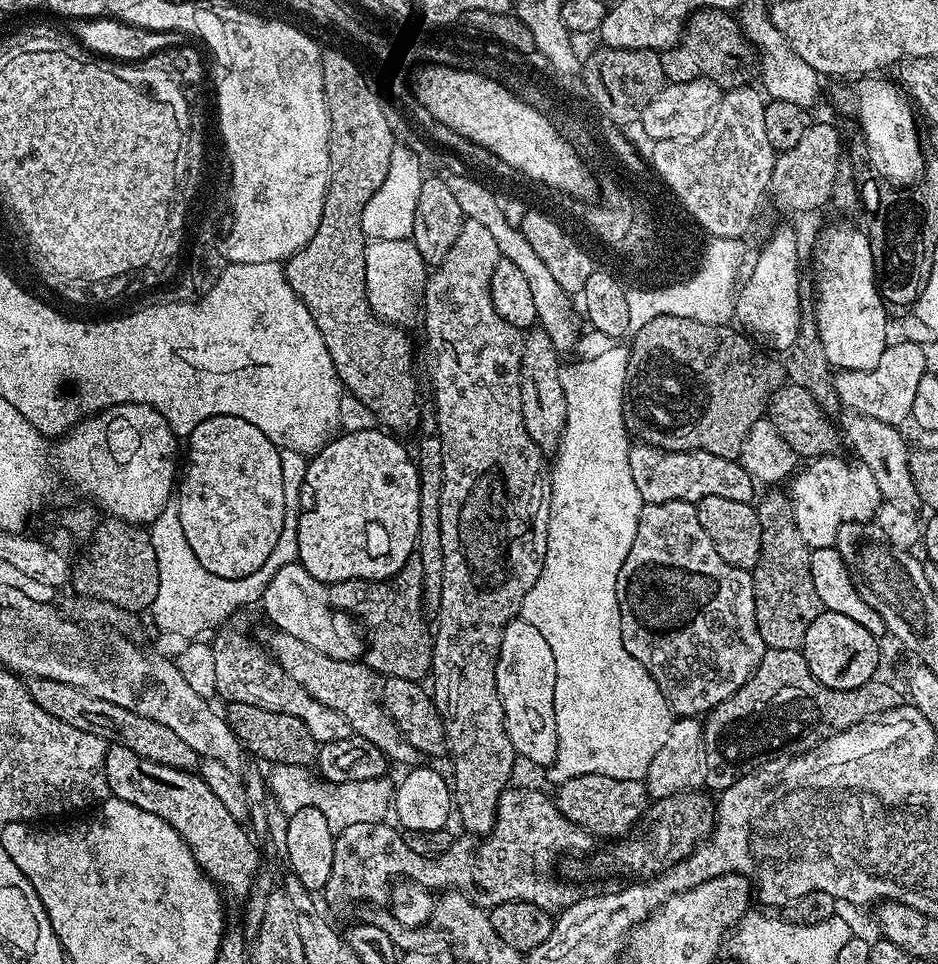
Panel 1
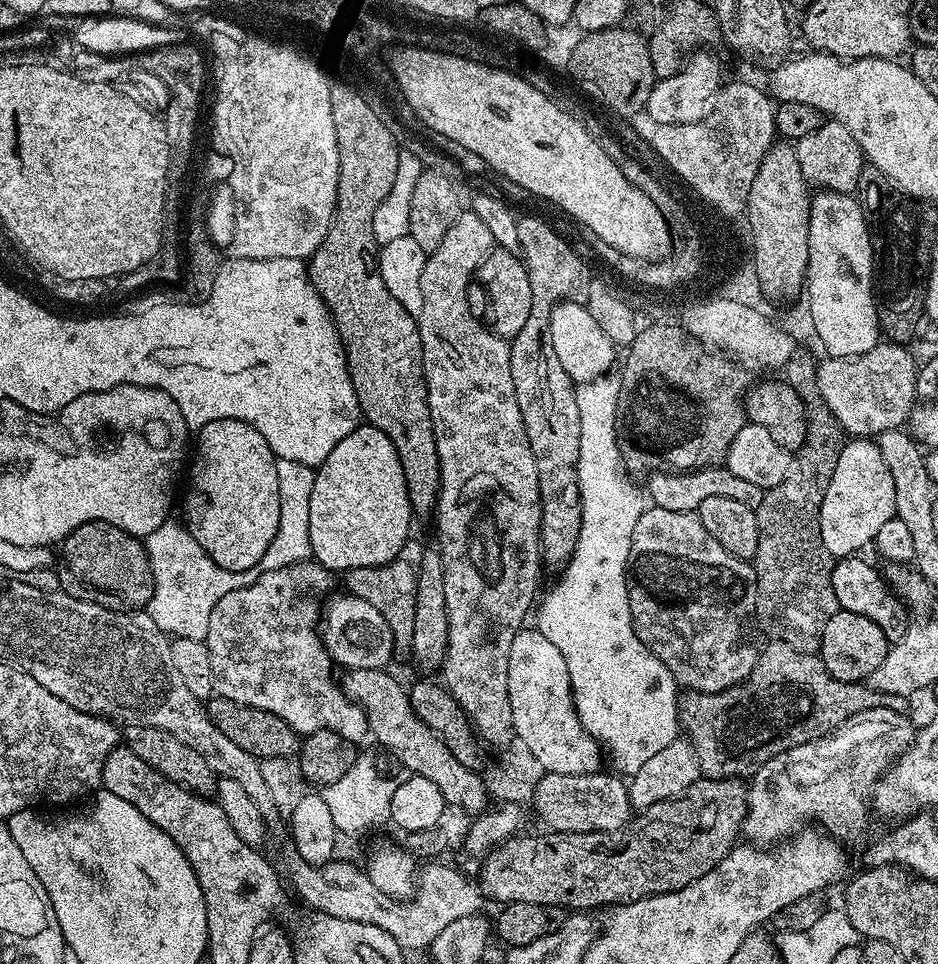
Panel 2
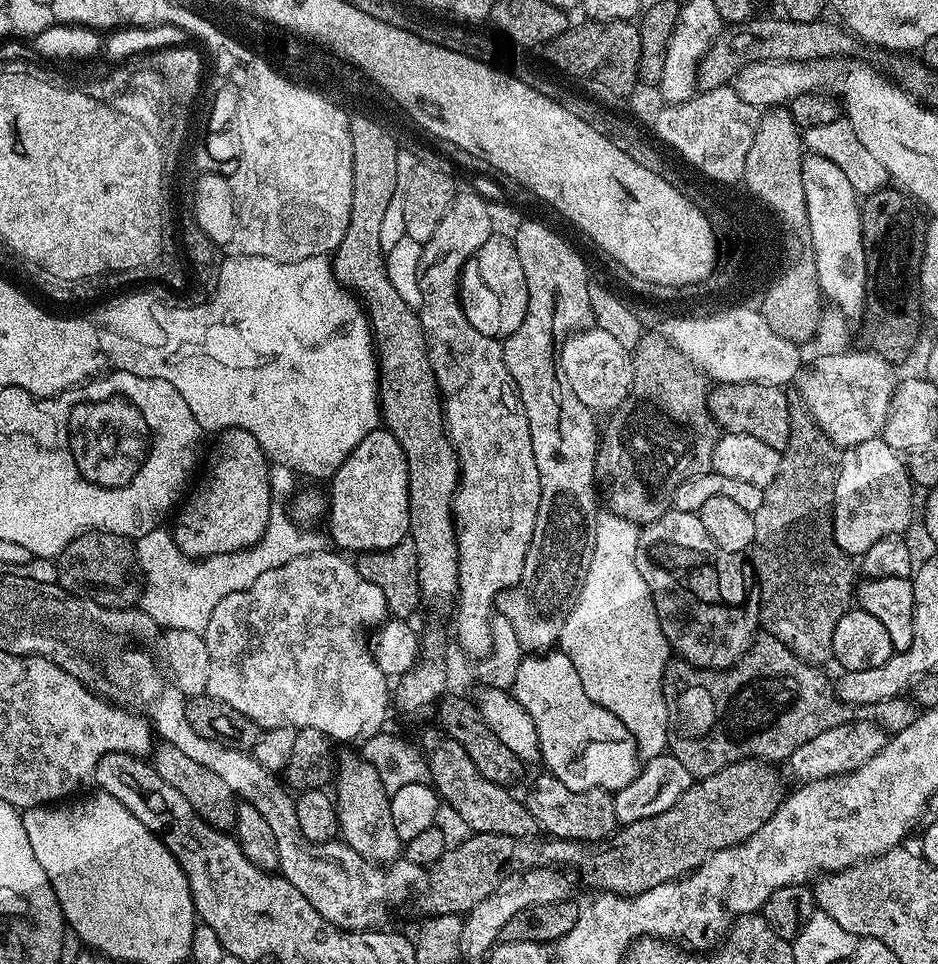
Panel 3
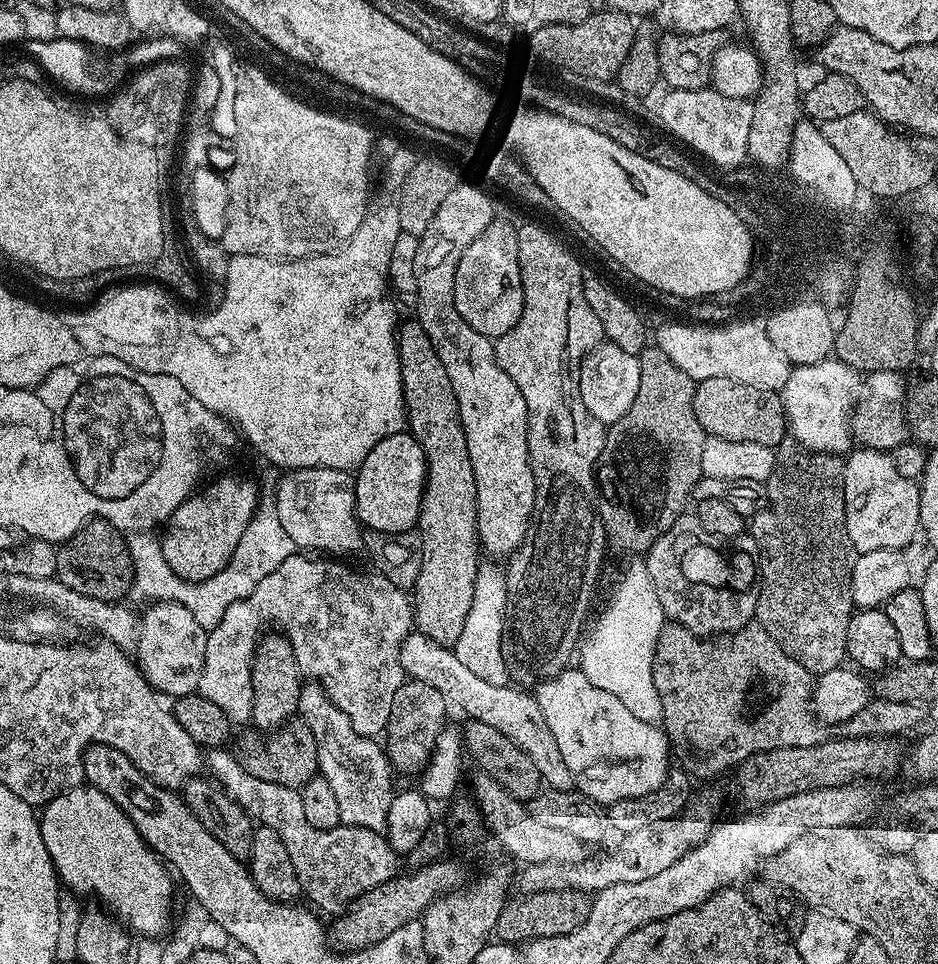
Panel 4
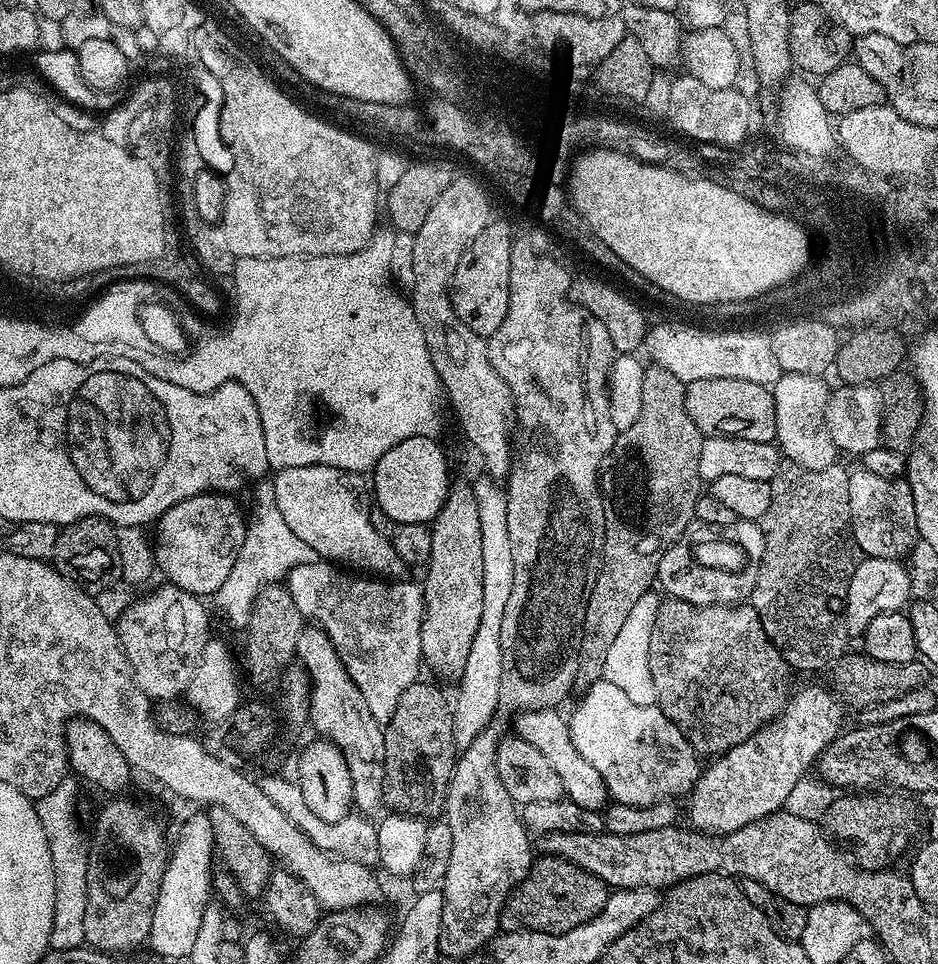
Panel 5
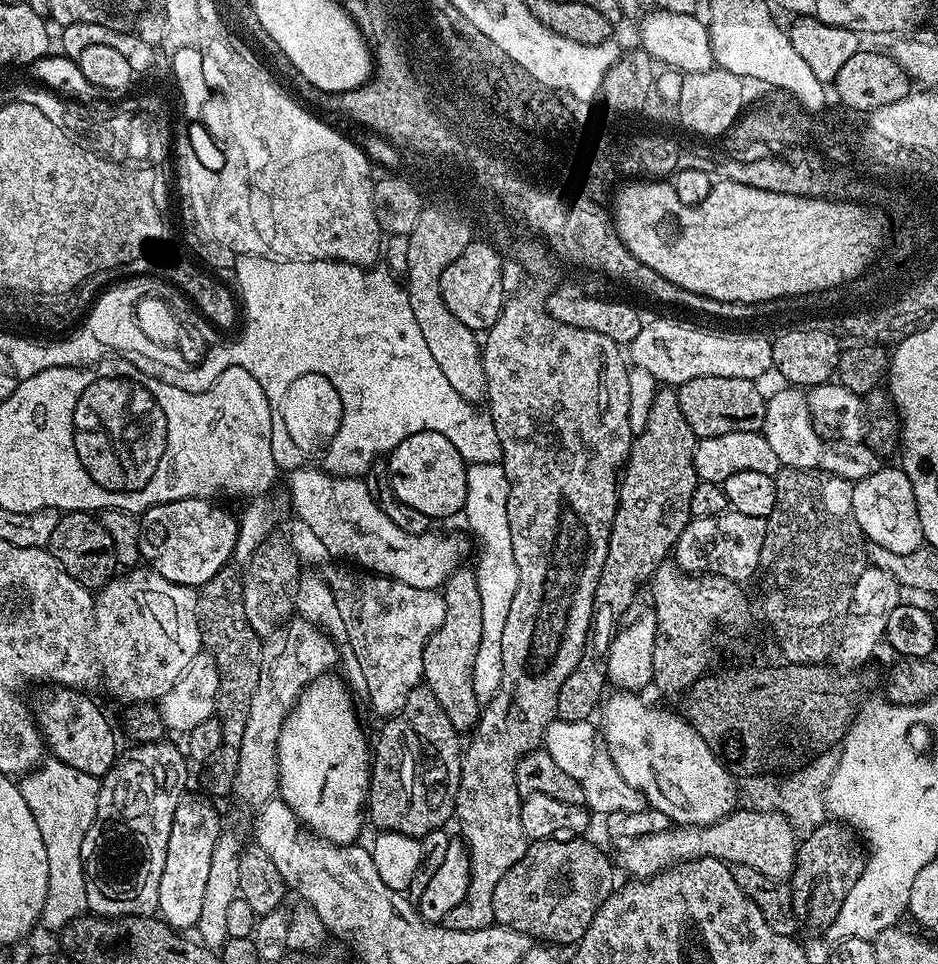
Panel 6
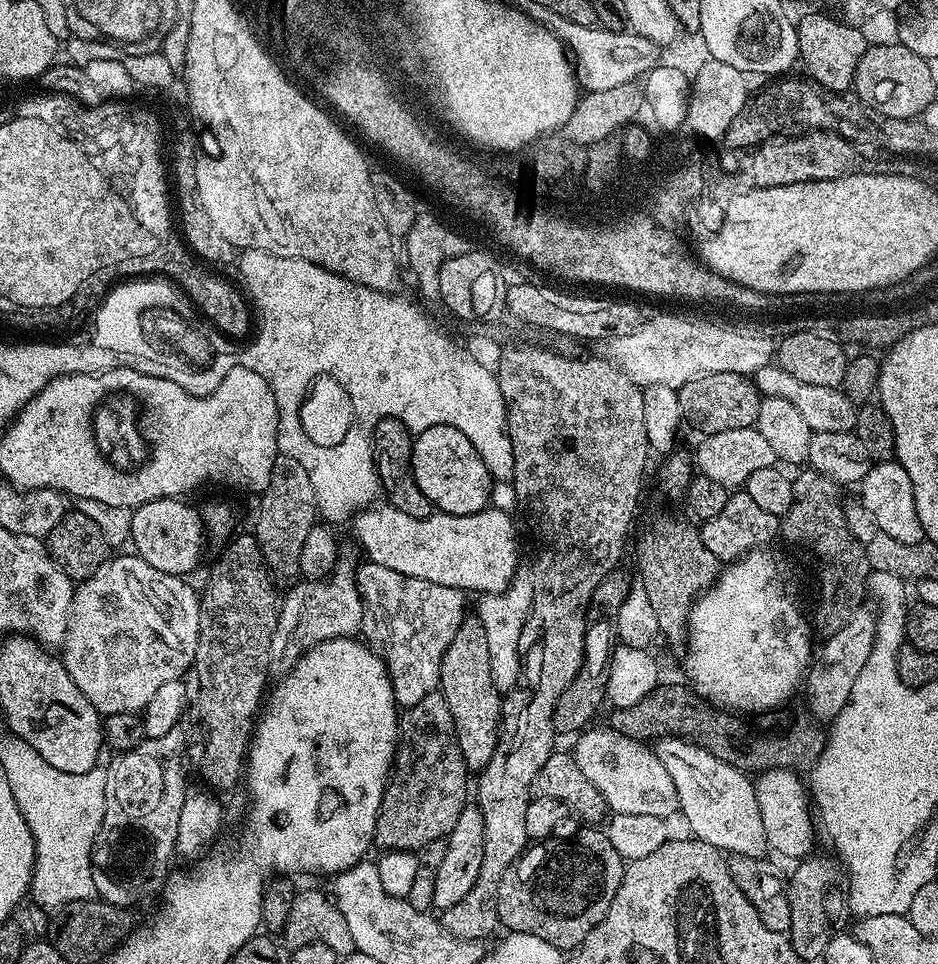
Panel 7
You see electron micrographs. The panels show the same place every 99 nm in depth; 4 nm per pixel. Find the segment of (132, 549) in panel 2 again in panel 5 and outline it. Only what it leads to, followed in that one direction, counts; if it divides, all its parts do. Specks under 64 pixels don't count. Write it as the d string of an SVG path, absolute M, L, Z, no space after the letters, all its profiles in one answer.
M87 516L73 524L63 525L54 546L51 563L73 584L79 584L93 594L100 594L103 588L110 587L115 580L119 581L120 559L116 528L112 521L102 516Z

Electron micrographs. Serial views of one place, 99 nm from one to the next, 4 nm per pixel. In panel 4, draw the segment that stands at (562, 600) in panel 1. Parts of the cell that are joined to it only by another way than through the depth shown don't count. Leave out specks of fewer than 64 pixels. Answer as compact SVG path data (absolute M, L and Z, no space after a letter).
M643 563L634 565L621 578L620 589L609 598L604 613L594 620L578 645L580 671L598 686L598 690L614 694L634 718L656 724L662 717L662 702L654 687L654 650L660 646L666 617L662 602L658 602L654 582L650 582L648 569Z

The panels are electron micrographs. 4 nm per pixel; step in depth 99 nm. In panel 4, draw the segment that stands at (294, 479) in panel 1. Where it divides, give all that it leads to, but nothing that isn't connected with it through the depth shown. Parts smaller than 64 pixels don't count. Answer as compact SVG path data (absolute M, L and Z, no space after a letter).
M265 463L263 467L264 469L261 470L260 476L258 475L256 513L254 513L252 520L246 526L246 534L242 534L242 542L238 542L230 562L226 562L224 569L218 574L206 578L203 582L194 582L192 584L188 580L178 578L178 574L174 574L174 570L170 570L170 565L166 563L166 558L162 554L159 535L153 534L151 531L131 533L127 537L130 562L132 563L131 599L148 600L144 602L169 600L175 604L181 604L190 610L190 614L194 614L198 626L202 626L205 630L211 630L214 626L218 626L222 614L231 604L244 600L252 593L254 586L258 586L258 582L262 582L262 578L266 578L266 574L274 574L274 570L278 570L278 566L282 566L282 562L286 562L286 558L297 555L298 549L296 543L290 538L290 534L286 534L286 530L282 530L282 521L278 519L276 495L278 494L282 469L277 464L269 463Z

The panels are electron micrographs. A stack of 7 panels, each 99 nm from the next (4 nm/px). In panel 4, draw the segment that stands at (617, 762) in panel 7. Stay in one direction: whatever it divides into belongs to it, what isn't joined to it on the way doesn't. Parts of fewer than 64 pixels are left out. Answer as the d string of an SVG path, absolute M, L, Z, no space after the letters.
M411 631L402 642L400 661L404 667L405 677L426 682L426 686L434 686L438 694L448 701L453 709L465 712L468 720L486 722L486 726L494 726L498 734L510 738L514 746L518 746L538 766L541 781L553 792L573 791L574 781L570 770L566 770L566 762L562 762L562 754L558 751L558 742L554 742L554 734L550 734L550 726L546 726L546 718L542 718L542 710L538 706L535 695L520 686L493 686L478 674L474 674L462 666L451 647L434 642L418 631Z

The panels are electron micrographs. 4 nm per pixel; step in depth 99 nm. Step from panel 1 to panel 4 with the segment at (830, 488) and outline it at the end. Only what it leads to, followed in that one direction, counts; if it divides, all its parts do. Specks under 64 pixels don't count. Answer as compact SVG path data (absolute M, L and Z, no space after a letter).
M857 447L847 453L844 473L846 534L857 553L870 550L904 550L921 531L920 485L902 478L891 455L873 448Z

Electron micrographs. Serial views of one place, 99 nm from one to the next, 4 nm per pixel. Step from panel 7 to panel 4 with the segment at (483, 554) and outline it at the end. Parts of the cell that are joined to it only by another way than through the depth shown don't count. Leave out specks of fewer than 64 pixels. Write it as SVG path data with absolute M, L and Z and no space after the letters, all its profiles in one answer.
M337 468L285 471L280 477L276 501L282 530L290 534L297 549L327 554L332 558L348 558L344 556L364 548L364 532L356 517L356 482L351 471L343 472Z

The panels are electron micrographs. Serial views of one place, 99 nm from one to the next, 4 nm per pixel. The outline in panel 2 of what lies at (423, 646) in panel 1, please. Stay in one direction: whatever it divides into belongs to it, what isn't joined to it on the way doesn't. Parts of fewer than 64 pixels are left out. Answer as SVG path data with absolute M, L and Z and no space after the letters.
M409 538L398 550L398 554L390 562L382 566L358 566L354 570L343 573L342 580L349 593L374 606L386 618L392 631L392 643L397 653L411 653L414 638L414 598L418 594L418 574L422 566L422 554L425 545L419 544L416 538Z

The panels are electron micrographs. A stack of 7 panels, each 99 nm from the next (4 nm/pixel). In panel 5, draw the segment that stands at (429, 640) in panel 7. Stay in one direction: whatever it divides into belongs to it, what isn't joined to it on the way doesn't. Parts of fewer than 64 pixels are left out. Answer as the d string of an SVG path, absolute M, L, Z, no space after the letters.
M331 562L314 564L299 564L288 572L286 587L305 621L319 626L336 647L342 666L356 683L356 688L366 698L366 706L381 726L387 725L388 719L394 714L394 706L398 706L398 698L406 686L417 683L416 676L422 669L422 622L424 621L424 590L419 583L400 584L404 582L389 582L384 578L364 578L347 576L347 571L341 570Z

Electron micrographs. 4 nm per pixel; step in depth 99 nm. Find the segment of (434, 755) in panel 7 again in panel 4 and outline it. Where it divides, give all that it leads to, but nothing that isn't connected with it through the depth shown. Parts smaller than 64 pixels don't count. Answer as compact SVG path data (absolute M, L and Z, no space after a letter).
M411 678L405 679L398 694L394 694L394 706L390 706L390 718L386 729L386 751L397 773L423 773L446 726L447 720L444 719L447 718L448 712L450 713L448 701L442 698L442 694L438 694L438 690L434 690L434 686L426 686L426 682L418 682Z

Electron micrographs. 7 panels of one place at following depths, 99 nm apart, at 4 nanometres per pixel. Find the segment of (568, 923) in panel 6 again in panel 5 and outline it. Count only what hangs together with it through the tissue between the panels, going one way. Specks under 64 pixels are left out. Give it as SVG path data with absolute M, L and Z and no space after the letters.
M541 855L500 911L500 926L506 932L565 932L590 922L602 910L610 889L603 880L560 856Z

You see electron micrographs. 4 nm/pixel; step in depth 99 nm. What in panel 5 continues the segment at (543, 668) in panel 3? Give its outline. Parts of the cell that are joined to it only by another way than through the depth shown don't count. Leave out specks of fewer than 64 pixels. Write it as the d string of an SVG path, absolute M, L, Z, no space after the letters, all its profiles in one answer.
M603 678L593 682L588 688L583 689L580 701L572 712L572 717L567 717L568 733L574 742L574 750L598 770L602 782L608 787L608 795L615 803L629 804L630 806L646 806L653 804L658 798L684 798L692 791L696 780L702 771L698 753L692 749L690 742L666 718L666 714L658 706L638 706L630 702L629 696L614 682Z

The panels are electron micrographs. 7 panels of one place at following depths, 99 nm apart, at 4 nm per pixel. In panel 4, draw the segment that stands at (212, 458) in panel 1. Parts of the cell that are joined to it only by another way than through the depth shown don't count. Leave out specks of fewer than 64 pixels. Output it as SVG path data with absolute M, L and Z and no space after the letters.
M220 476L205 492L197 491L183 500L168 517L160 536L162 554L170 570L192 584L218 574L230 562L238 542L242 542L257 503L257 481L243 480L240 476Z

